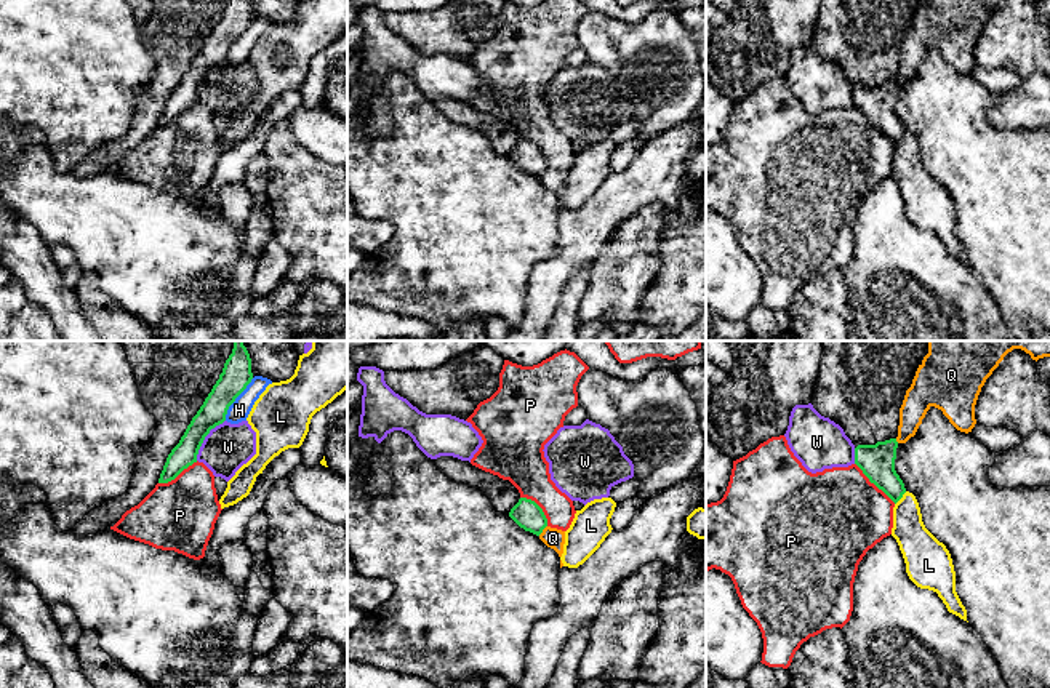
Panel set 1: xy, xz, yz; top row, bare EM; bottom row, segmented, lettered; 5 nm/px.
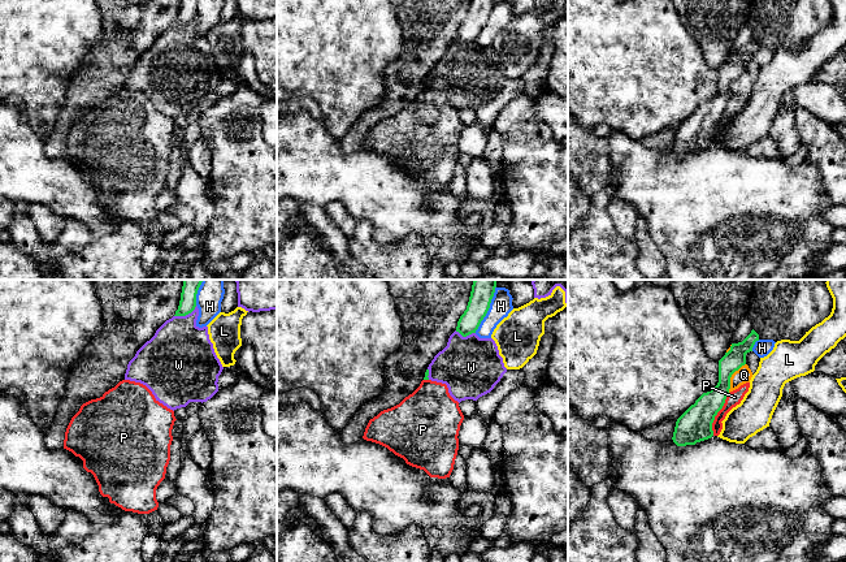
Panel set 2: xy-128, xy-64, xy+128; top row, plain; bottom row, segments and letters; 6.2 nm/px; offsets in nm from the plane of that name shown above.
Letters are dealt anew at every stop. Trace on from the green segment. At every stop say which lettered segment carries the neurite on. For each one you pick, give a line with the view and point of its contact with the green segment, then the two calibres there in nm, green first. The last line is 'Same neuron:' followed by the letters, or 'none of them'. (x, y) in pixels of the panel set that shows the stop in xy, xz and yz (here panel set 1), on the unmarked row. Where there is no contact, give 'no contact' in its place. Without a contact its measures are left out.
Same neuron: none of them

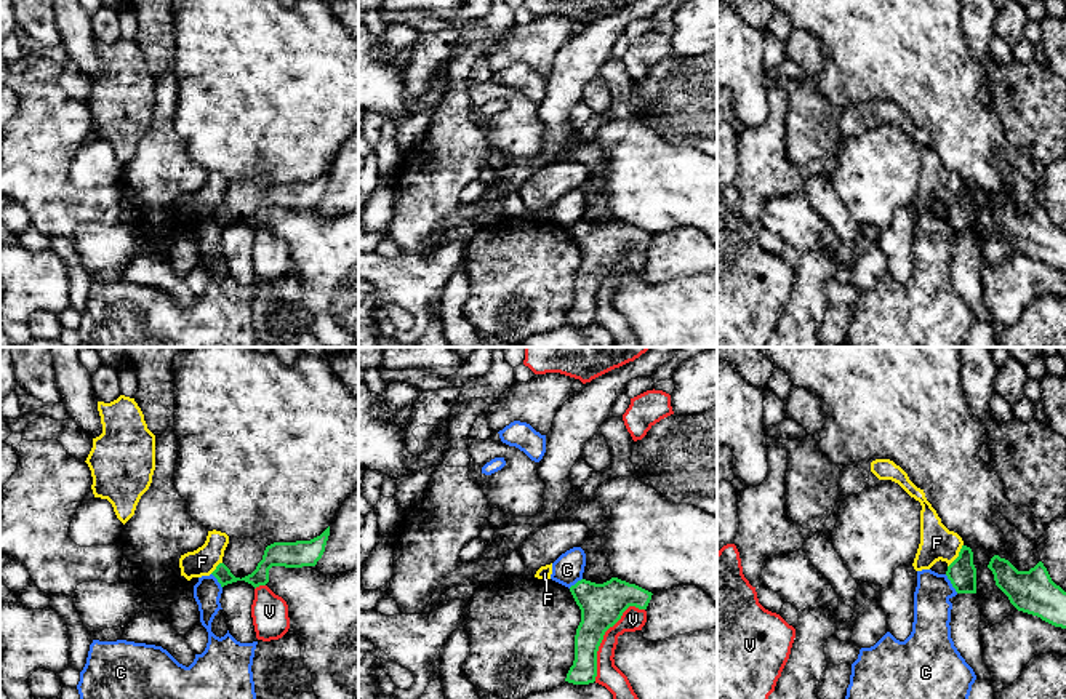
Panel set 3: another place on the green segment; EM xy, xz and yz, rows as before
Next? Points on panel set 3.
Same neuron: none of them

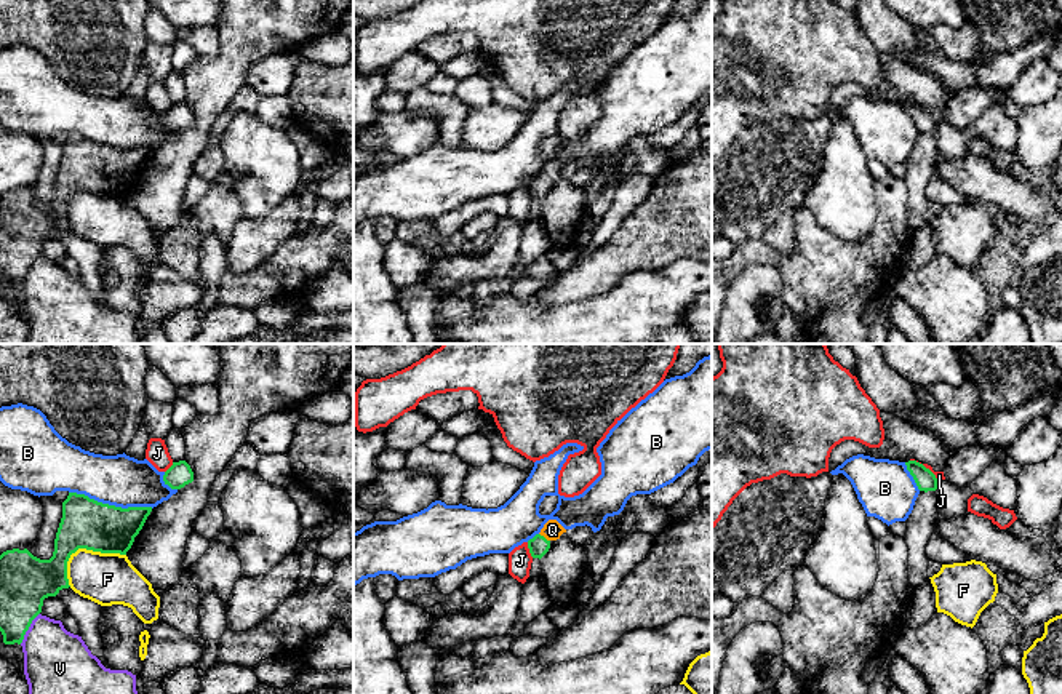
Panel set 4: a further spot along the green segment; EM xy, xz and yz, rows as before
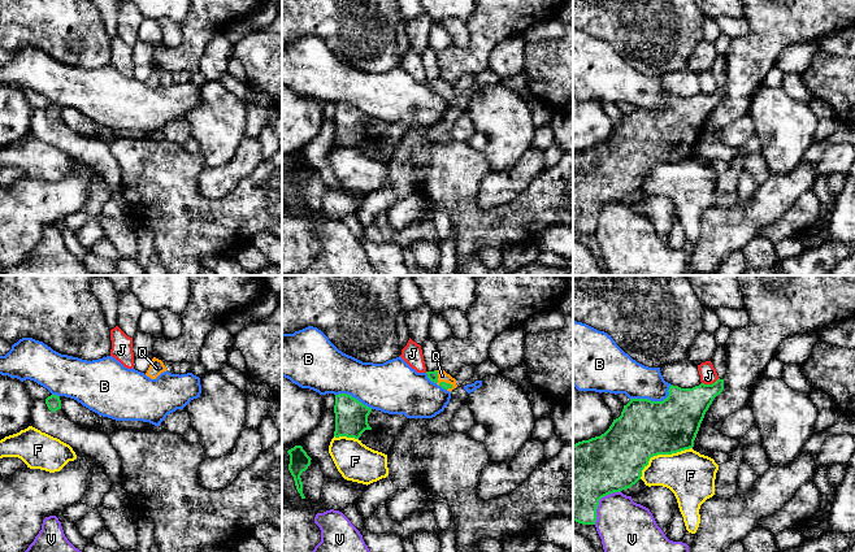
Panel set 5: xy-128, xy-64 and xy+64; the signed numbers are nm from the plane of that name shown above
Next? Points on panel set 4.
Q: xz (542, 178) | 100/100 nm
Same neuron: Q

